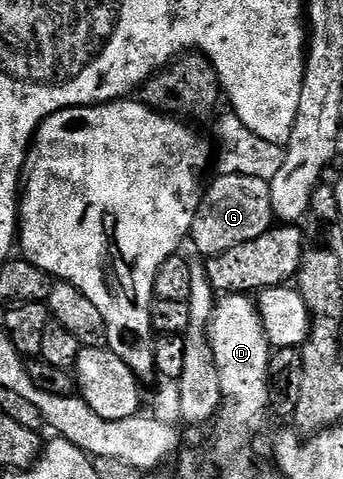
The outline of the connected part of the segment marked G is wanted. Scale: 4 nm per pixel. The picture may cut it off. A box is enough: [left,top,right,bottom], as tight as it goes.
[191,174,275,258]

